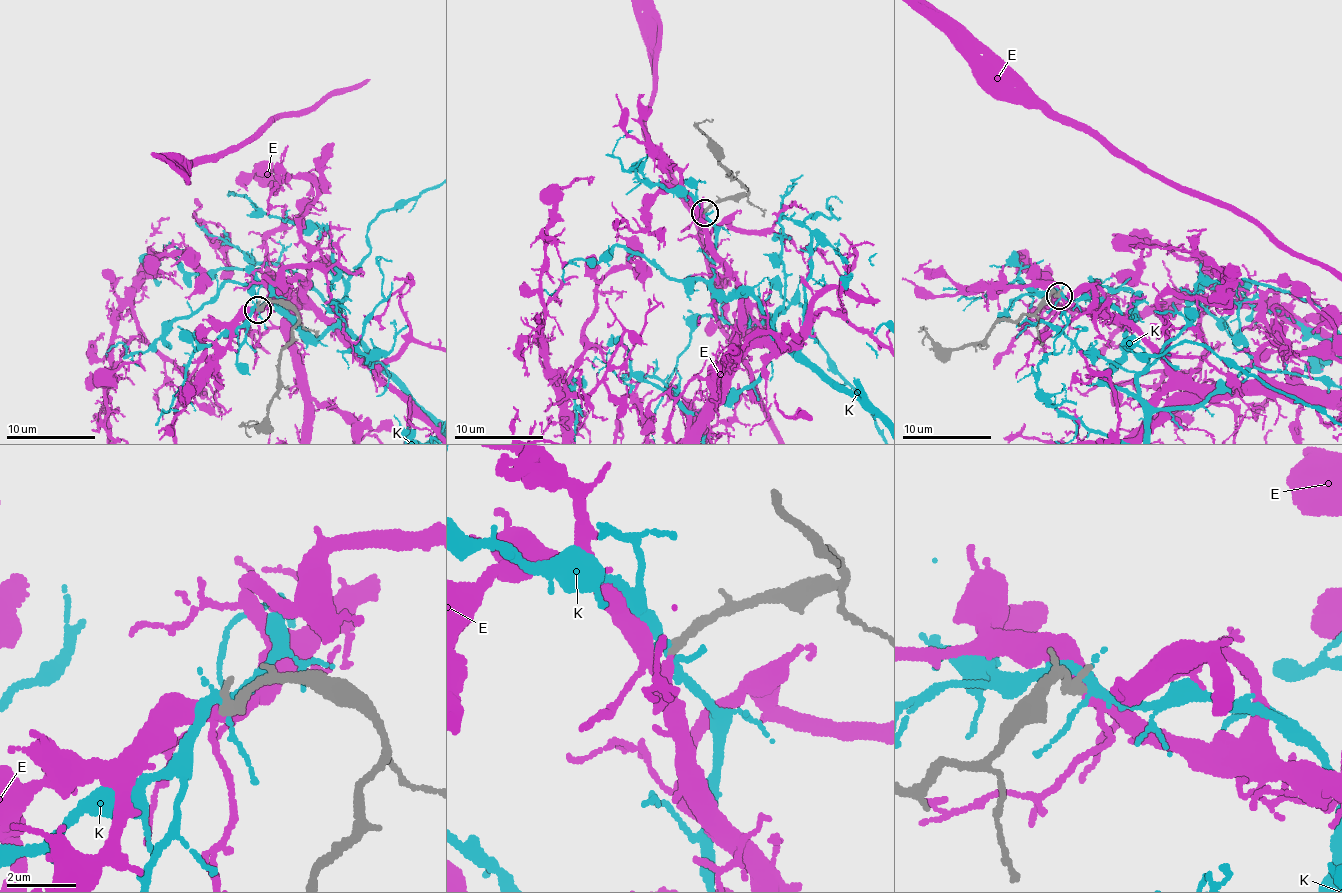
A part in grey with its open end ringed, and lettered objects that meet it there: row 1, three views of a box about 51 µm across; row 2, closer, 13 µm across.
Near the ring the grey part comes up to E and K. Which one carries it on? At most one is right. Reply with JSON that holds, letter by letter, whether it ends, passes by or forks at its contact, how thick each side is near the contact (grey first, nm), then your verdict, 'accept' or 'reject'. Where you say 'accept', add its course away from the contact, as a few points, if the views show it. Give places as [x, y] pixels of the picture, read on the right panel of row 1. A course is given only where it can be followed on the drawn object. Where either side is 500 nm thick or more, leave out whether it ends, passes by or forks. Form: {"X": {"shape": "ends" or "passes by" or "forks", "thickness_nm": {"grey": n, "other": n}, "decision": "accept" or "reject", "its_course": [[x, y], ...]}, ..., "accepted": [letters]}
{"E": {"shape": "forks", "thickness_nm": {"grey": 300, "other": 260}, "decision": "accept"}, "K": {"shape": "forks", "thickness_nm": {"grey": 340, "other": 260}, "decision": "reject"}, "accepted": ["E"]}

